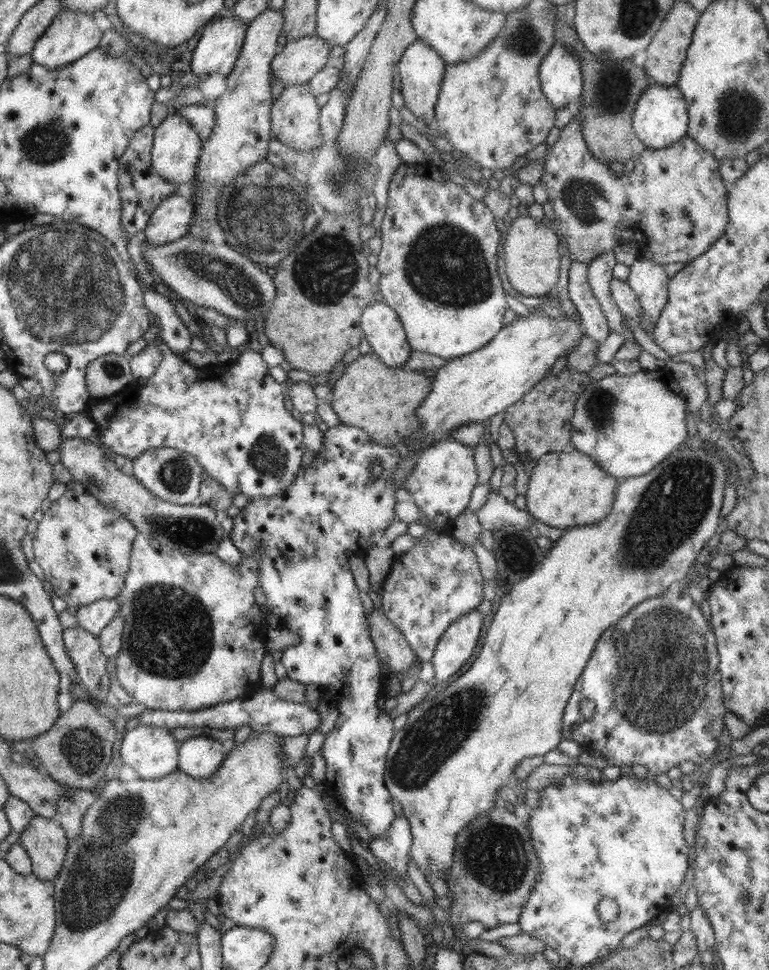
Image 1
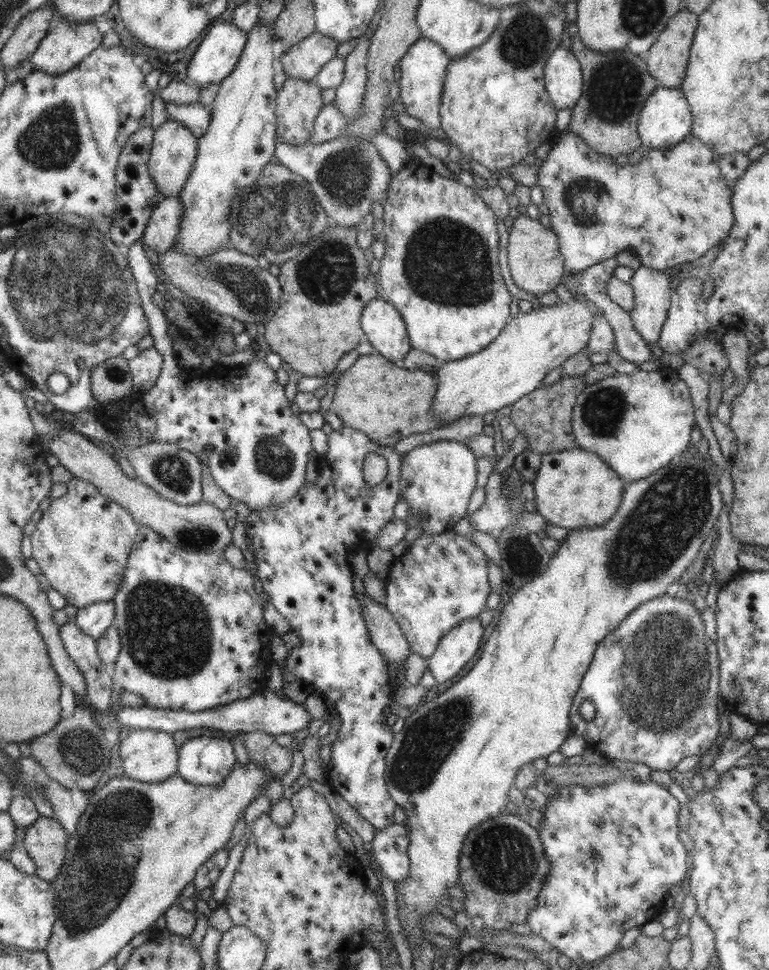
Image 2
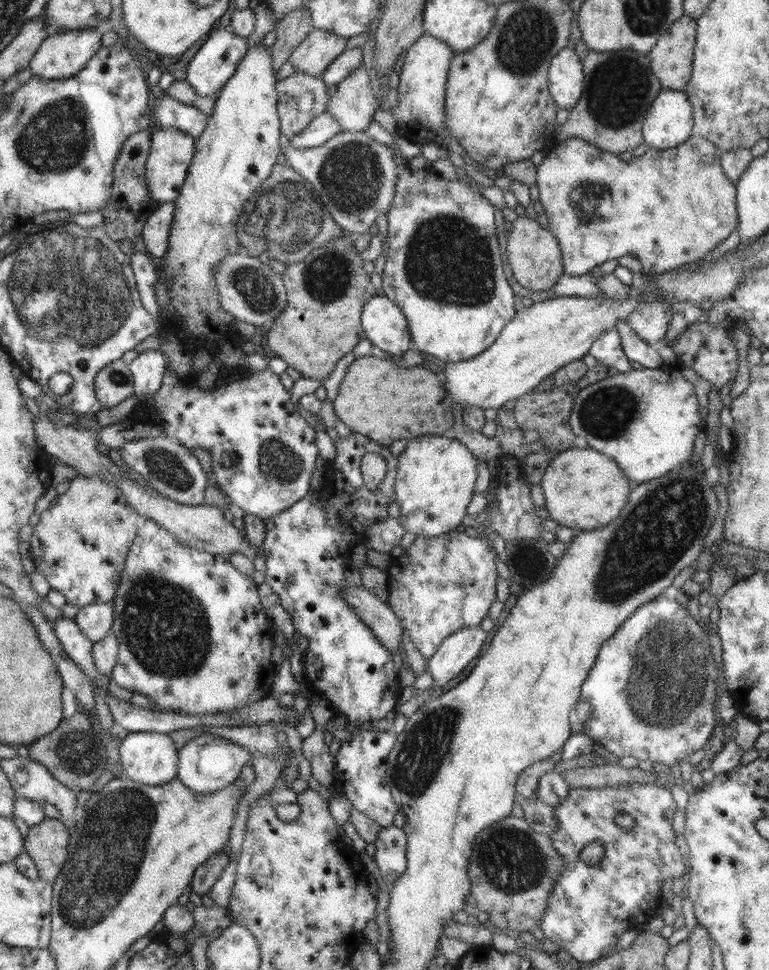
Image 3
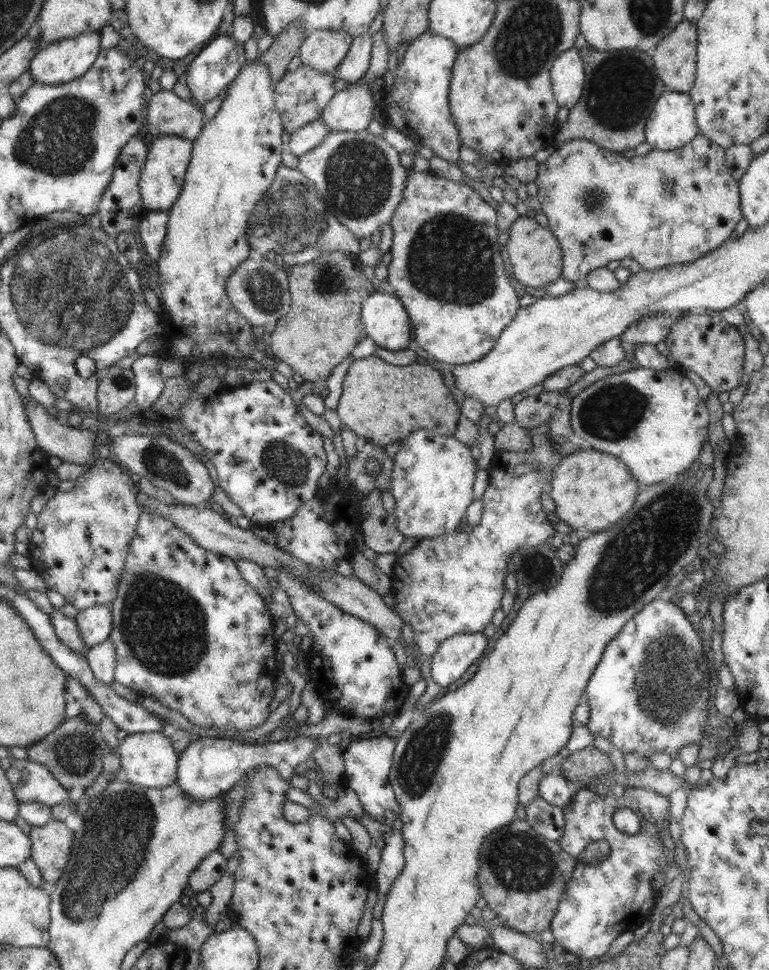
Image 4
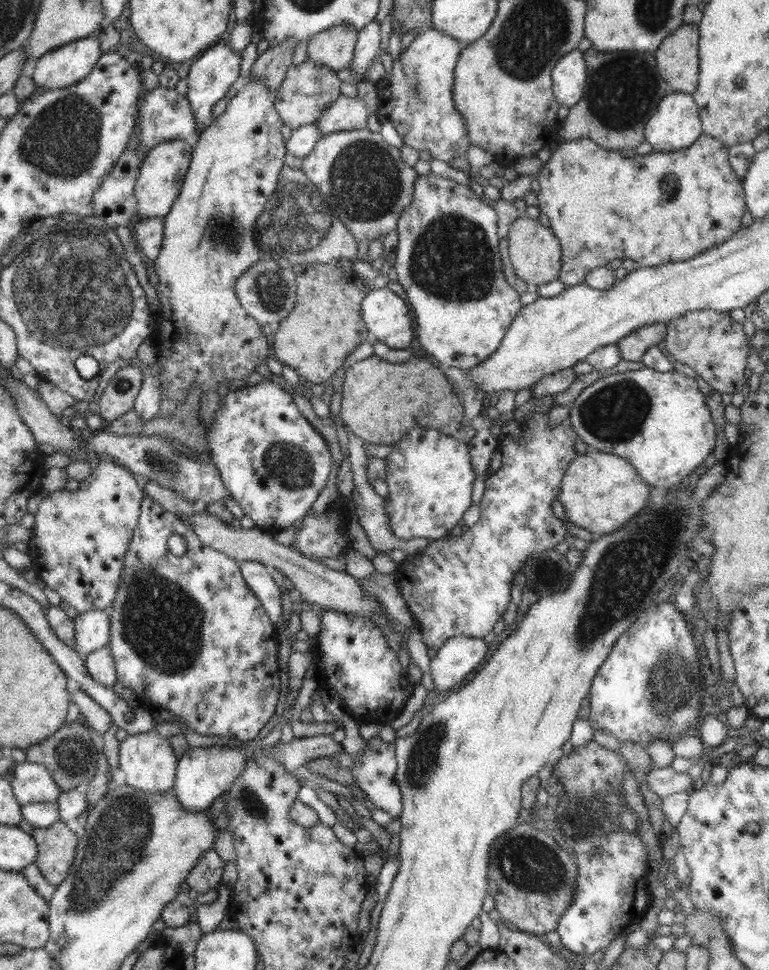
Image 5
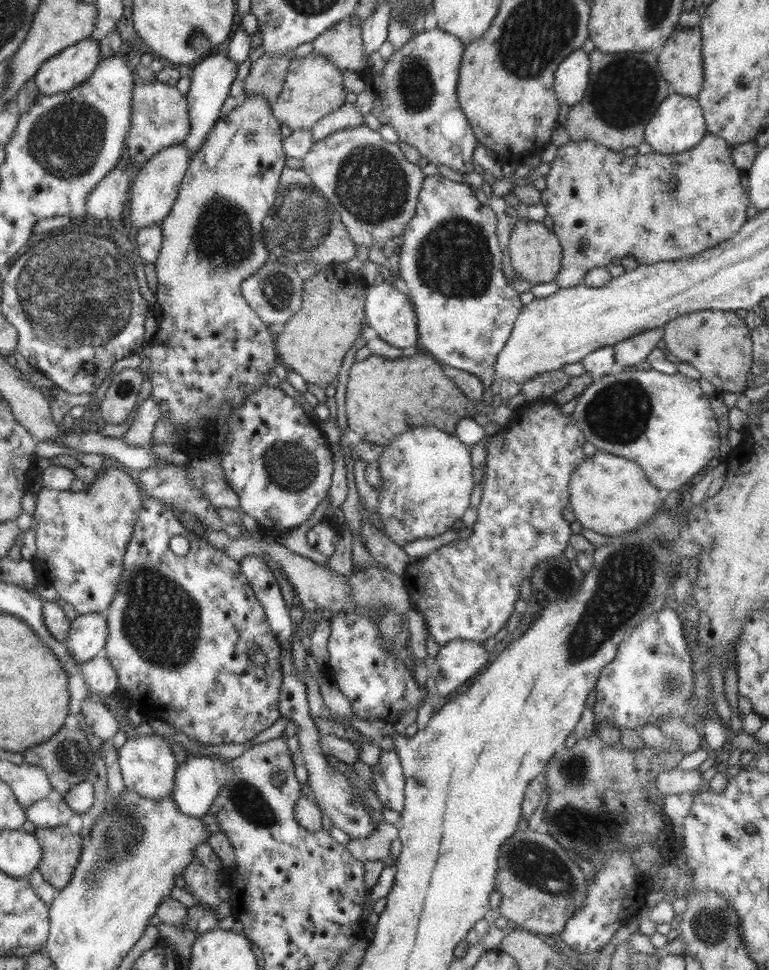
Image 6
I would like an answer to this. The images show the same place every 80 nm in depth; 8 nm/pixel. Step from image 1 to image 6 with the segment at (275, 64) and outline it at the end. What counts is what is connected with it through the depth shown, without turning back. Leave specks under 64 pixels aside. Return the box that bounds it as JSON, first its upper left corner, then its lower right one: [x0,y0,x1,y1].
[312,16,370,73]

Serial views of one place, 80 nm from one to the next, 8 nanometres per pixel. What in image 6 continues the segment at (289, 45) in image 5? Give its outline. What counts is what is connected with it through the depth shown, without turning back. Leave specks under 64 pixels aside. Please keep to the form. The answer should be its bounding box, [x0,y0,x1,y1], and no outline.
[246,55,290,106]

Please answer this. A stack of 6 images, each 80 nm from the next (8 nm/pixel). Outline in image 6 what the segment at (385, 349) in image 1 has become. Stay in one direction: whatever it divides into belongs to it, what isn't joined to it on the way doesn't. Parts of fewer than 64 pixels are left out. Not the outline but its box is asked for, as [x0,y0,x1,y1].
[363,277,419,352]

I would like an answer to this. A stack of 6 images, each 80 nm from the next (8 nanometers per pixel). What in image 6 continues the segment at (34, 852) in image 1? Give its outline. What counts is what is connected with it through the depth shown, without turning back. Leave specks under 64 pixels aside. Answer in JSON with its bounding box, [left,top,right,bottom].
[33,825,84,889]

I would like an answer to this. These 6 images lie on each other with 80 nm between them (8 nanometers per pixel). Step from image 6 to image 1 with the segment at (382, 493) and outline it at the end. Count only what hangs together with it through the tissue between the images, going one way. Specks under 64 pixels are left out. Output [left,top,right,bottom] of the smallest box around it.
[403,437,478,530]

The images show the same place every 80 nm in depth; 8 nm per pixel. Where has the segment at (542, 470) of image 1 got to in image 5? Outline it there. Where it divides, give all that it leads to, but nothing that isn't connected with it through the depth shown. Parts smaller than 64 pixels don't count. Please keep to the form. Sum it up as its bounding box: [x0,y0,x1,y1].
[558,448,651,537]

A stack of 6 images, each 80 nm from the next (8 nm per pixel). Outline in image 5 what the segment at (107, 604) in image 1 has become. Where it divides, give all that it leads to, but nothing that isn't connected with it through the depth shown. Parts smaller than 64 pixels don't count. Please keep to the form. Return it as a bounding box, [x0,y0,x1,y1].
[73,610,110,659]

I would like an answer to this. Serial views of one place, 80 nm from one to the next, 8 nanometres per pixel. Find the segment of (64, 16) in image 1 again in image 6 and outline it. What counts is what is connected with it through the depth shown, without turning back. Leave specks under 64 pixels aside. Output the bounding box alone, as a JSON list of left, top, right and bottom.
[32,39,99,96]

